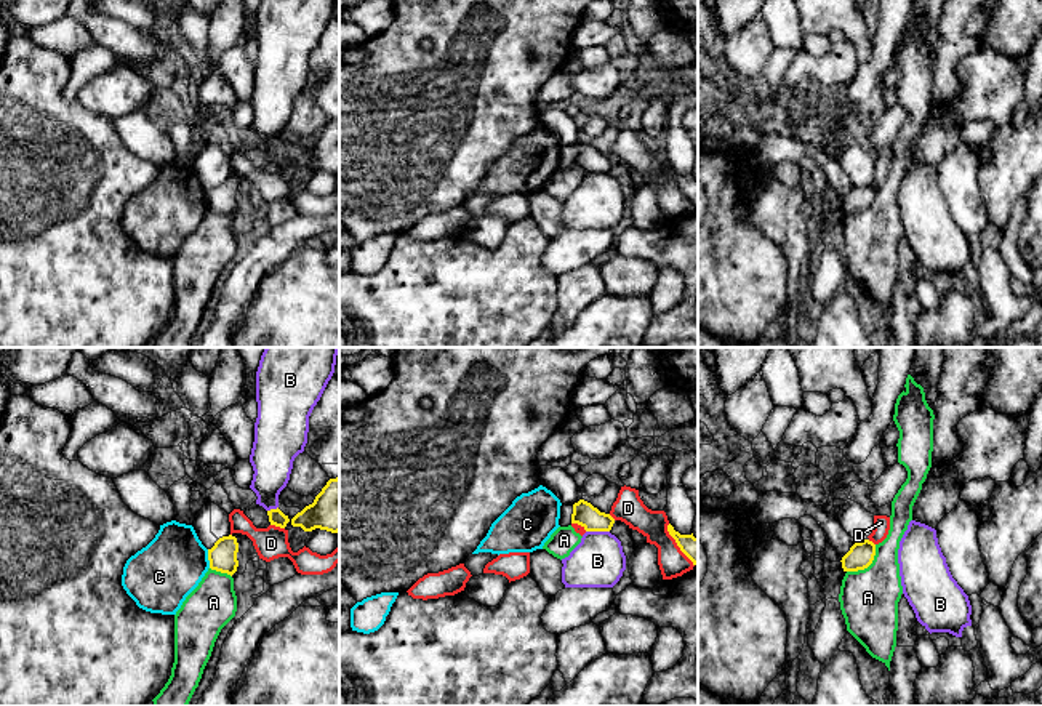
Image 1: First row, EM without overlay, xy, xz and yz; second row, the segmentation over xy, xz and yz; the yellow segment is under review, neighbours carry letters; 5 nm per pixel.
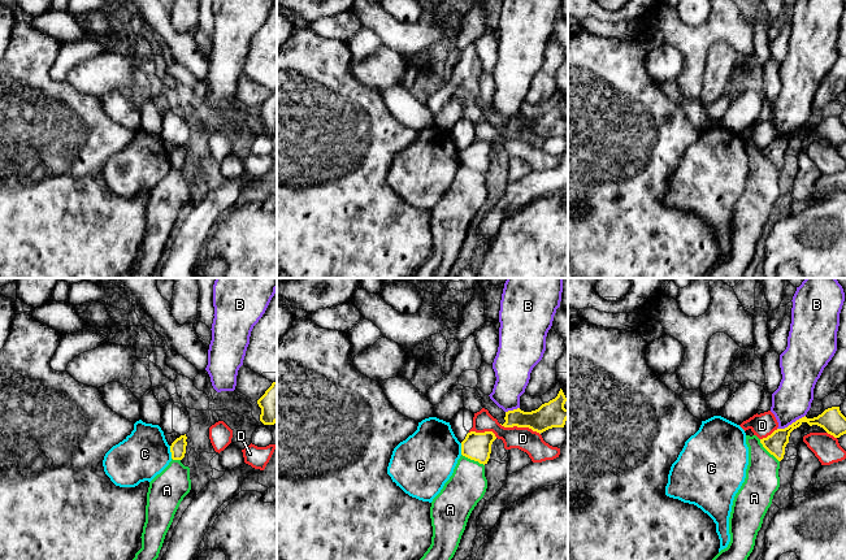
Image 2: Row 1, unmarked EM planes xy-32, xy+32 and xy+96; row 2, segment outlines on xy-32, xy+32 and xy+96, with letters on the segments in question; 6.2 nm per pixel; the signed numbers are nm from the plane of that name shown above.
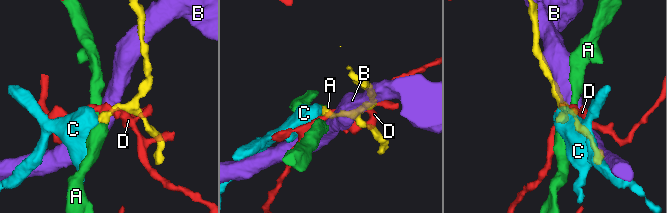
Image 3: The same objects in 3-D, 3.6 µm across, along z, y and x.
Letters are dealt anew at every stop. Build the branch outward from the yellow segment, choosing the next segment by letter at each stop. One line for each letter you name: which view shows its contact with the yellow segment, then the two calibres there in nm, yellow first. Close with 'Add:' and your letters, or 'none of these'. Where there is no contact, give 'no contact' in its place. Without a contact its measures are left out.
Add: none of these

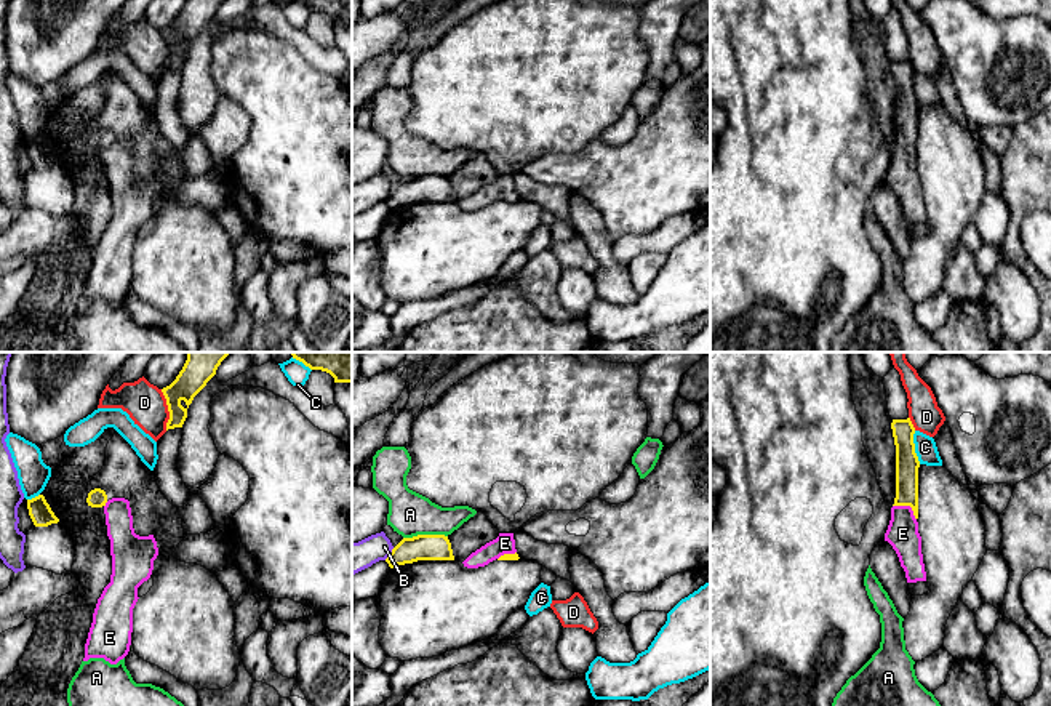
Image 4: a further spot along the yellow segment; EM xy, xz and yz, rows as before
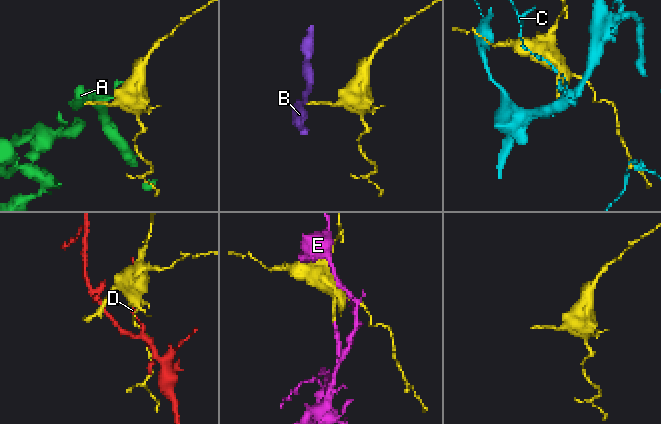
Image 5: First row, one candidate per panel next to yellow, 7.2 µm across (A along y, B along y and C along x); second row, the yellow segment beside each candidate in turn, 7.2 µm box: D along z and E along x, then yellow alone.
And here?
E: meets yellow in yz; 120 nm thick on the yellow side, 160 nm on the other
Add: E

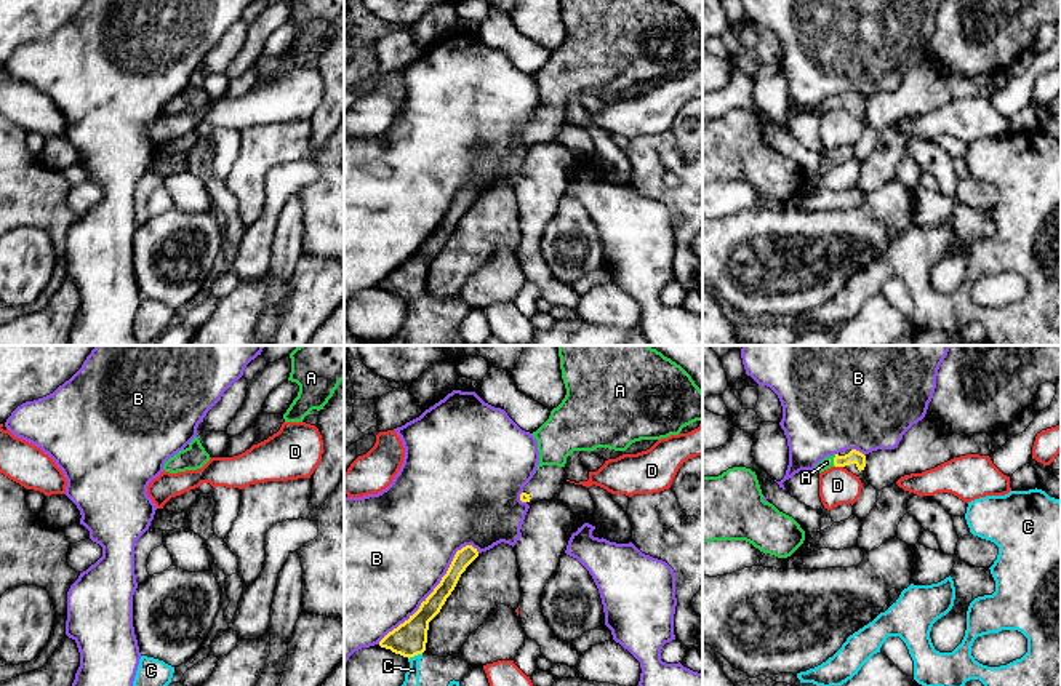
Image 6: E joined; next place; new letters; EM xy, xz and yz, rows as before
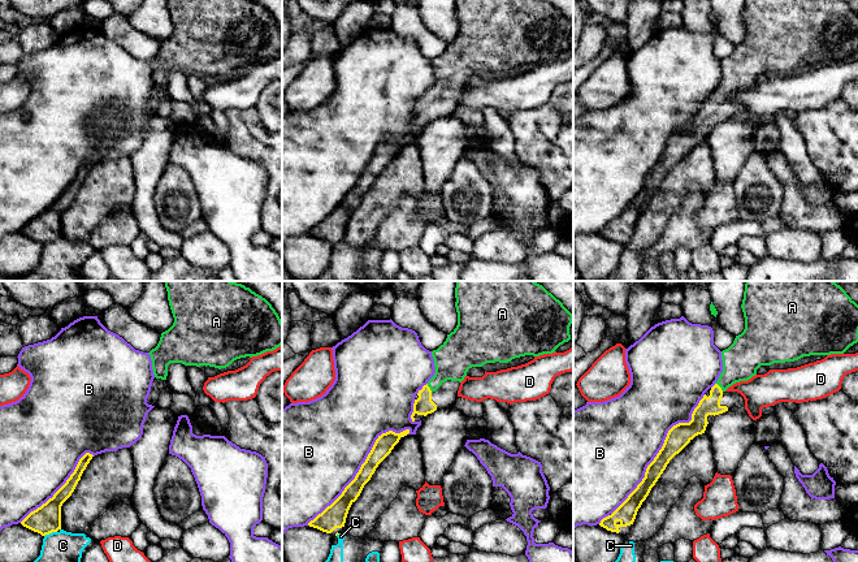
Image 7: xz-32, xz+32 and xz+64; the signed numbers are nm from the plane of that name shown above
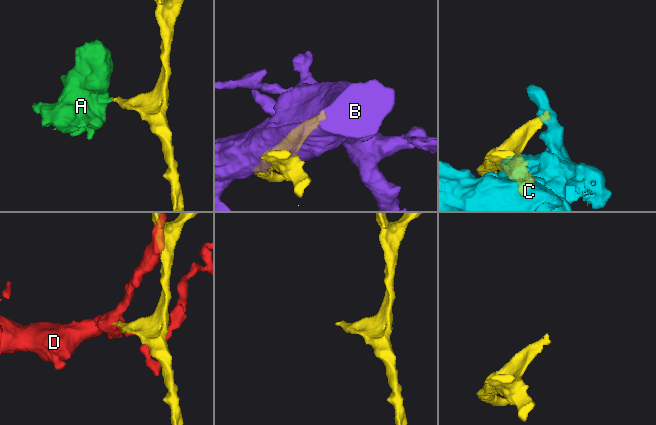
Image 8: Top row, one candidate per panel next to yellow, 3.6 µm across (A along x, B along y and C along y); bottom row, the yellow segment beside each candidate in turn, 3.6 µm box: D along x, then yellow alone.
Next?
A: meets yellow in yz; 70 nm thick on the yellow side, 60 nm on the other
Add: A

